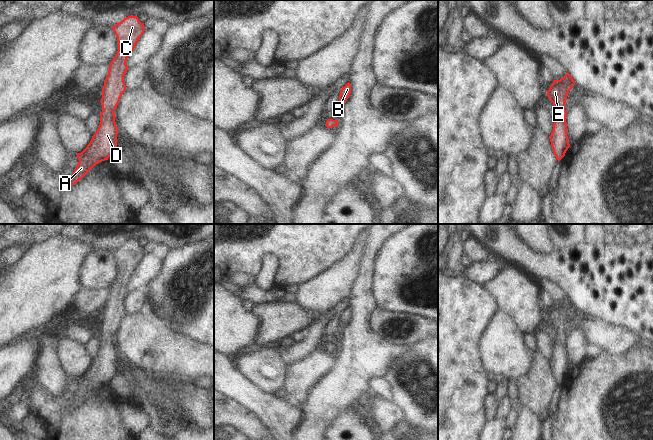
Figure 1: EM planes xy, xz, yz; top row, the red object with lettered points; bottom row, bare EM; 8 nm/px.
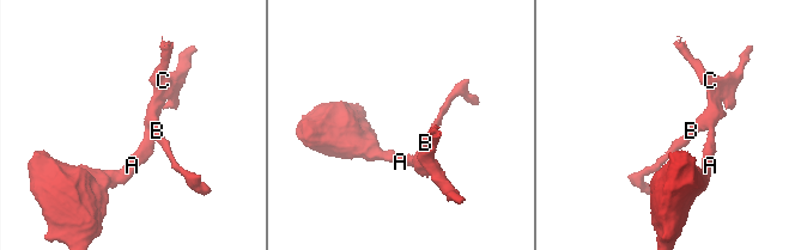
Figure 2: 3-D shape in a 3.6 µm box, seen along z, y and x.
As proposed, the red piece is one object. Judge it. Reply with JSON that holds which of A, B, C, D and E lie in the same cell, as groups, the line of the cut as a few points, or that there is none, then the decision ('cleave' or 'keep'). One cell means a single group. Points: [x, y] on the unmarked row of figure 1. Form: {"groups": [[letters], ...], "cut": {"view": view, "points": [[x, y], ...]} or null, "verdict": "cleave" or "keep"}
{"groups": [["A", "B", "C", "D", "E"]], "cut": null, "verdict": "keep"}

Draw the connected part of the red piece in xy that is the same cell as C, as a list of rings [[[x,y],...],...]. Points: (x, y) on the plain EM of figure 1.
[[[132,239],[112,250],[112,253],[117,261],[118,275],[109,289],[108,299],[102,312],[103,335],[100,338],[100,349],[87,371],[81,377],[77,377],[79,386],[64,412],[71,412],[96,388],[108,384],[117,373],[118,352],[114,335],[126,315],[124,300],[129,293],[126,289],[127,282],[143,259],[145,251],[137,240]]]

